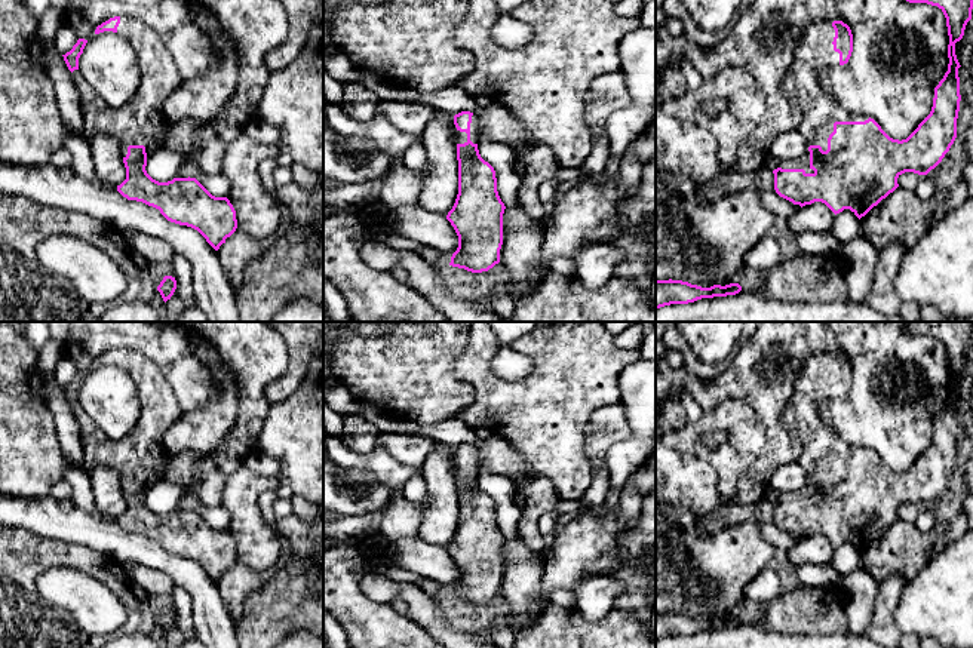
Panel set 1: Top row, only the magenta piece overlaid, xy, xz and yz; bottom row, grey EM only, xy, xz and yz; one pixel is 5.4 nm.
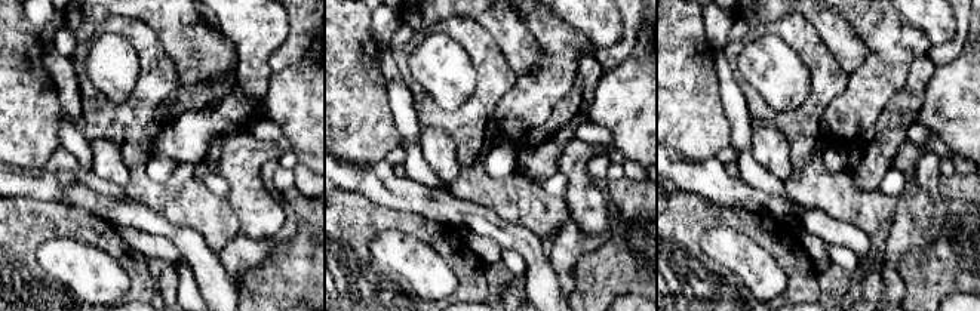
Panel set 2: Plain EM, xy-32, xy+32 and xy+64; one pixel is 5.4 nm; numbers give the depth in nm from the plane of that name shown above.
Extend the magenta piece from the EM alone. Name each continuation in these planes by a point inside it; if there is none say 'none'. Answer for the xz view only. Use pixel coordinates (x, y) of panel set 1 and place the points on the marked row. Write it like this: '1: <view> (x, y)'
1: xz (473, 126)

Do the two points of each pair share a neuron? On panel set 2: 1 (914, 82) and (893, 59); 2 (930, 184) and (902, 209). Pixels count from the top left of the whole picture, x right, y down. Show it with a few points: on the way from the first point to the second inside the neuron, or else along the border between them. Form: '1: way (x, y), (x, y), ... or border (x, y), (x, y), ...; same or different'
1: border (919, 57), (912, 62), (906, 83), (887, 102); different
2: way (937, 205), (937, 222), (927, 233), (914, 230); same

